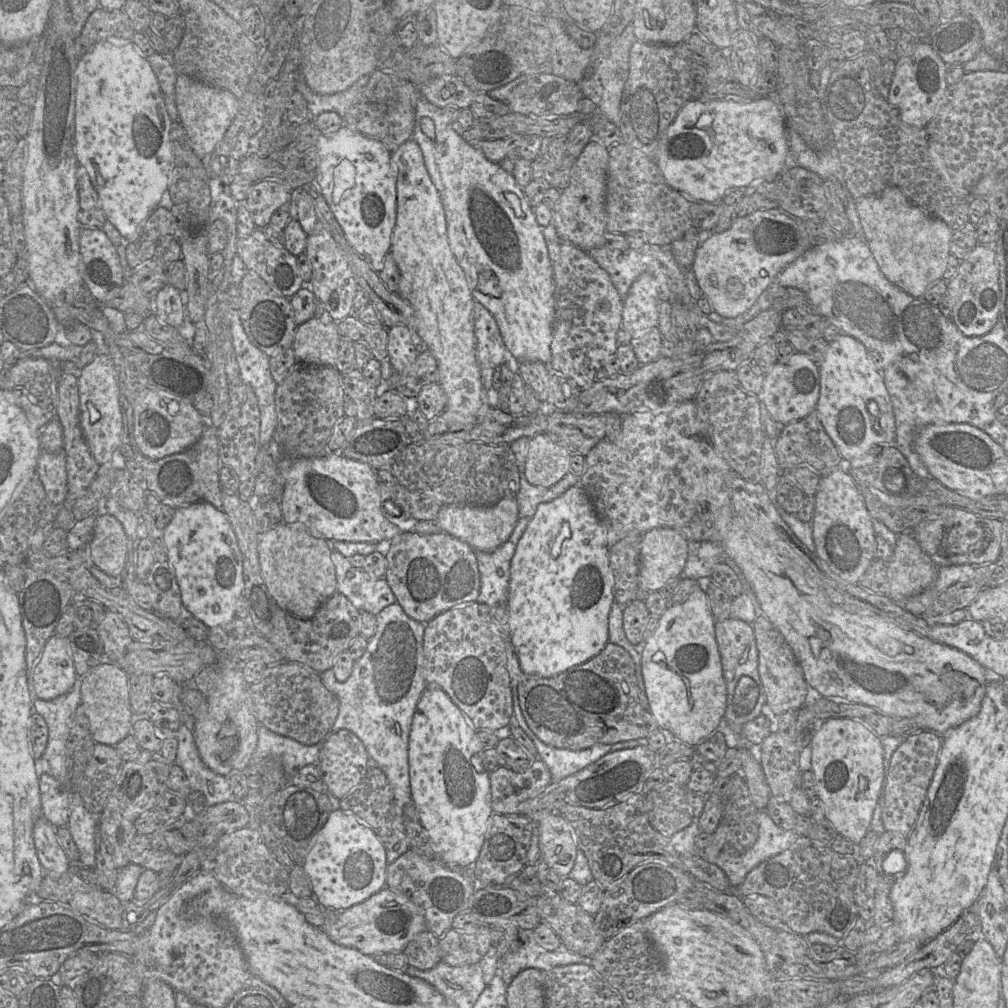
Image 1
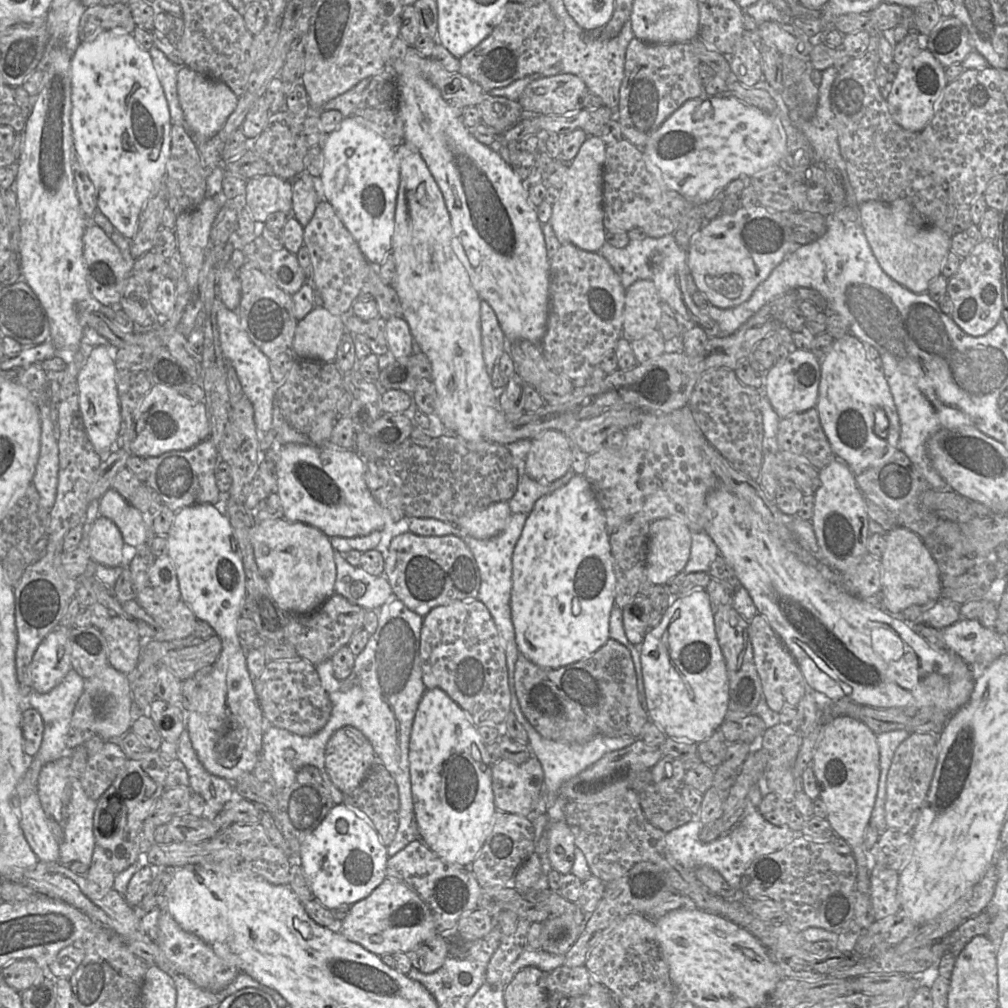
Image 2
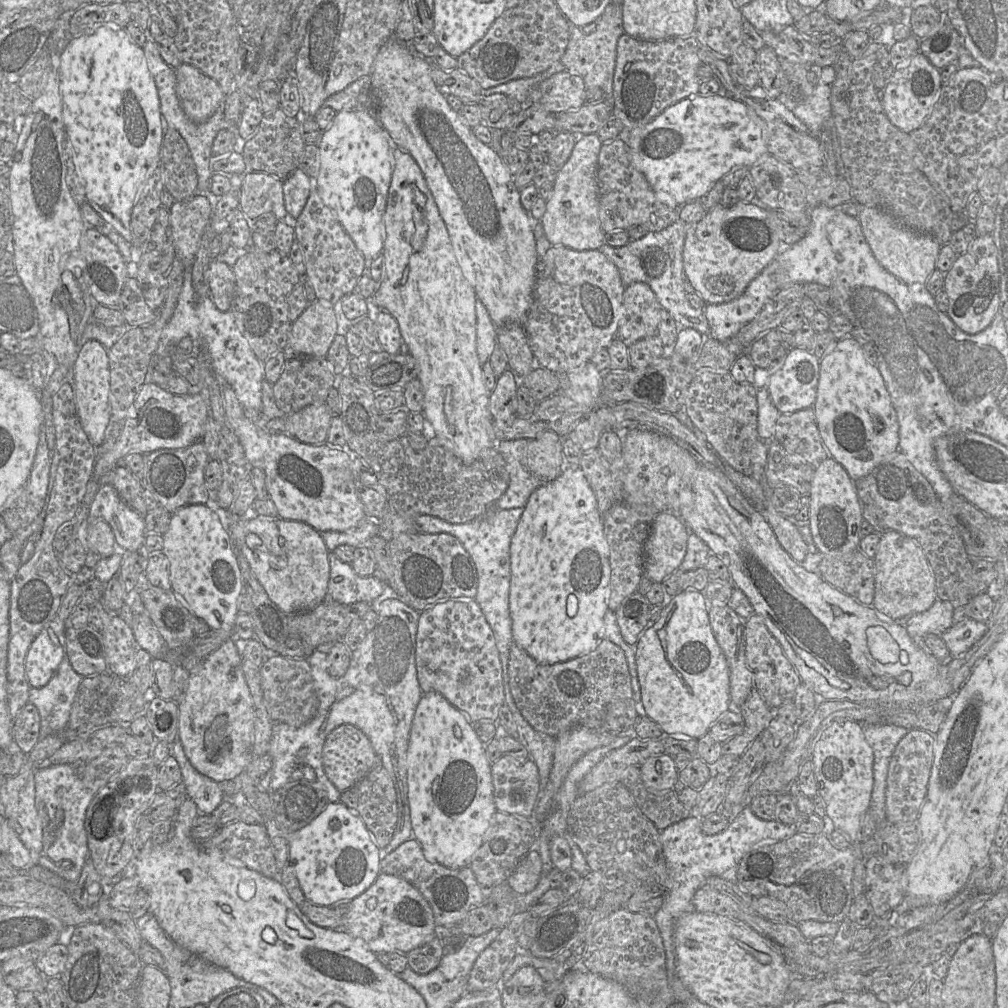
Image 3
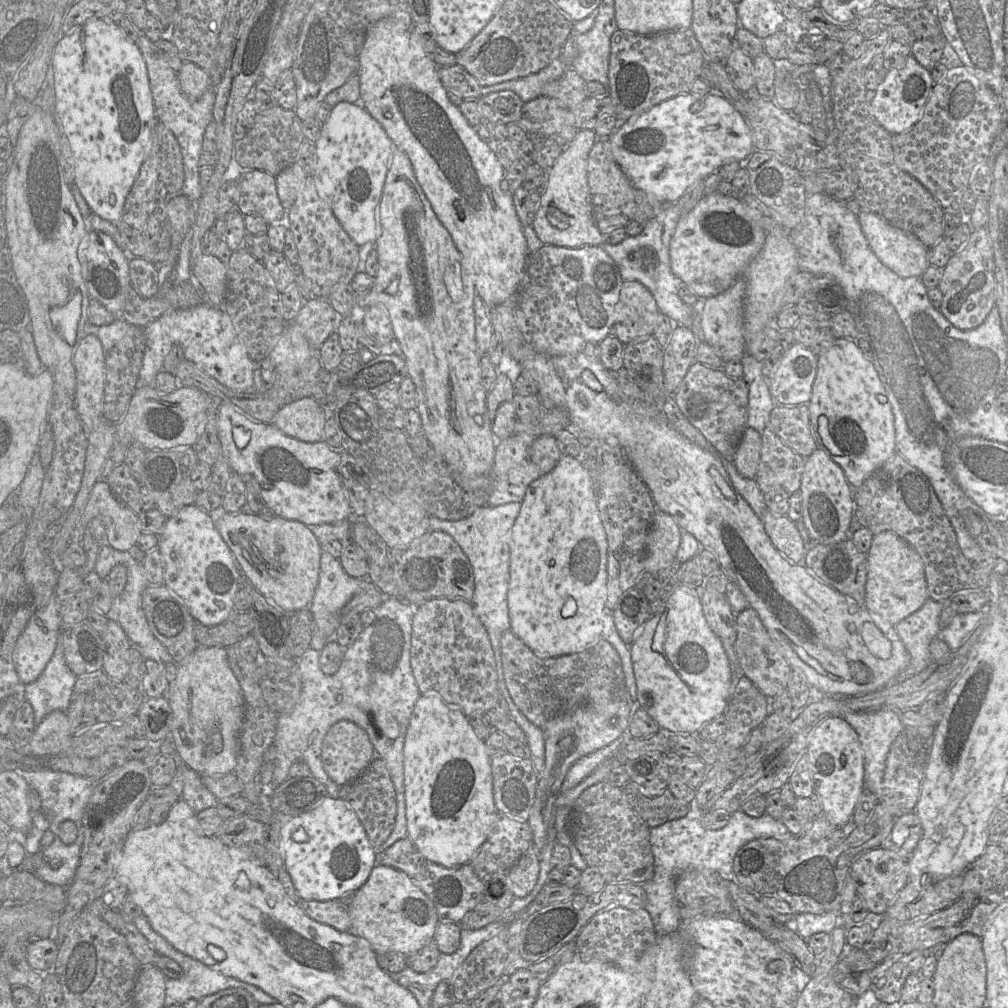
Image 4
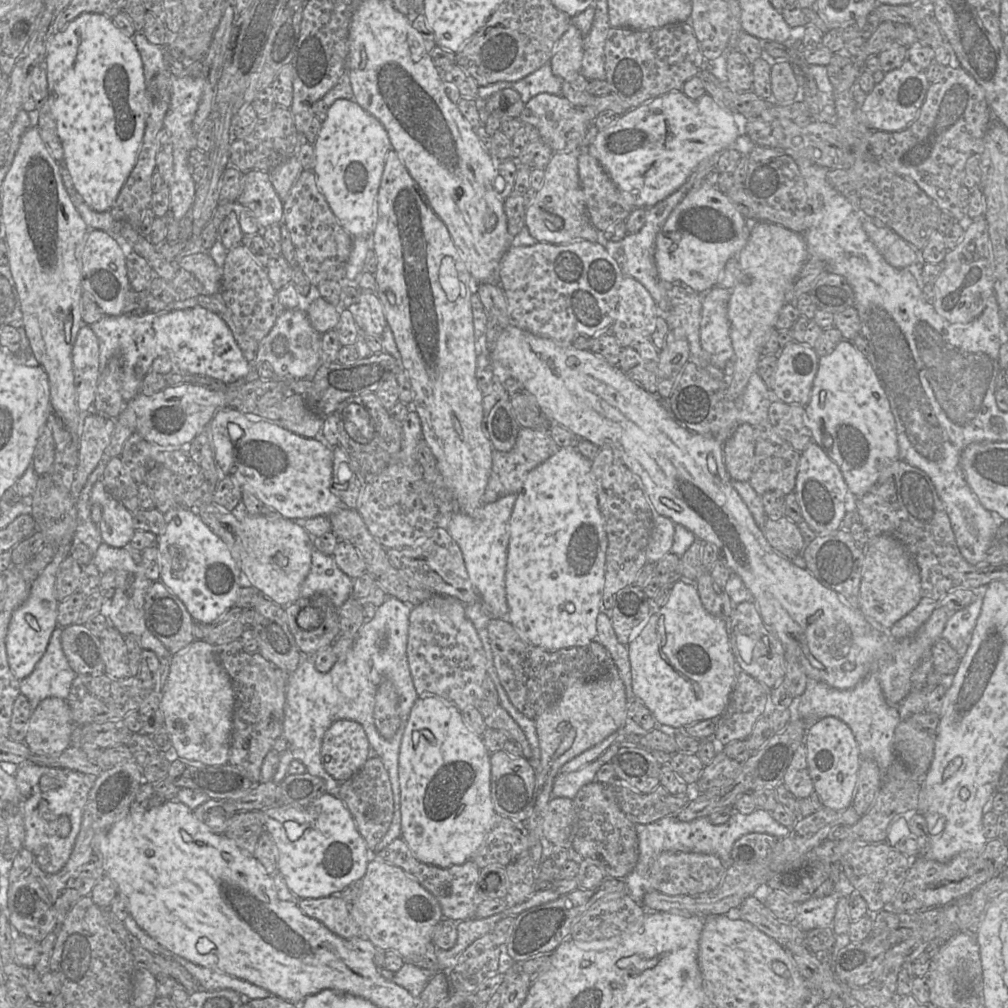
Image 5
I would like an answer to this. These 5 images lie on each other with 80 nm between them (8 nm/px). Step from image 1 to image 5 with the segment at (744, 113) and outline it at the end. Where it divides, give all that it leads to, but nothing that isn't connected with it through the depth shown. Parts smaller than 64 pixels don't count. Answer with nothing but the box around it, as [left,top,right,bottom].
[586,90,747,207]

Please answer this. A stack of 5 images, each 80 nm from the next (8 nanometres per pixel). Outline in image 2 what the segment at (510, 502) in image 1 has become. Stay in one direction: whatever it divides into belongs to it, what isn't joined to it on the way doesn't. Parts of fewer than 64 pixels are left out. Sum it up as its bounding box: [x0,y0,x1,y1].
[455,501,511,539]

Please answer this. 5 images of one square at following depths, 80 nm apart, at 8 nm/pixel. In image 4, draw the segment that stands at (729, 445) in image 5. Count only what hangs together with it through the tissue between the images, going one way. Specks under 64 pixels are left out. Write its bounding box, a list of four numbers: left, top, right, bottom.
[733,427,761,479]

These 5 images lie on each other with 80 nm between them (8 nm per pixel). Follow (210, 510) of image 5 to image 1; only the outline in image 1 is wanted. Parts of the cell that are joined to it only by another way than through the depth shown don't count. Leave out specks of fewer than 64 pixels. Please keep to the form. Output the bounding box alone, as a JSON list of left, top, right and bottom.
[258,522,337,618]

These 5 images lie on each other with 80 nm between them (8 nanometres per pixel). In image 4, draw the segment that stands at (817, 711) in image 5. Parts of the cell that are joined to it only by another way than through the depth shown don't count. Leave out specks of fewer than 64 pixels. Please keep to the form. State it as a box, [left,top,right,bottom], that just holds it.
[843,708,904,797]

